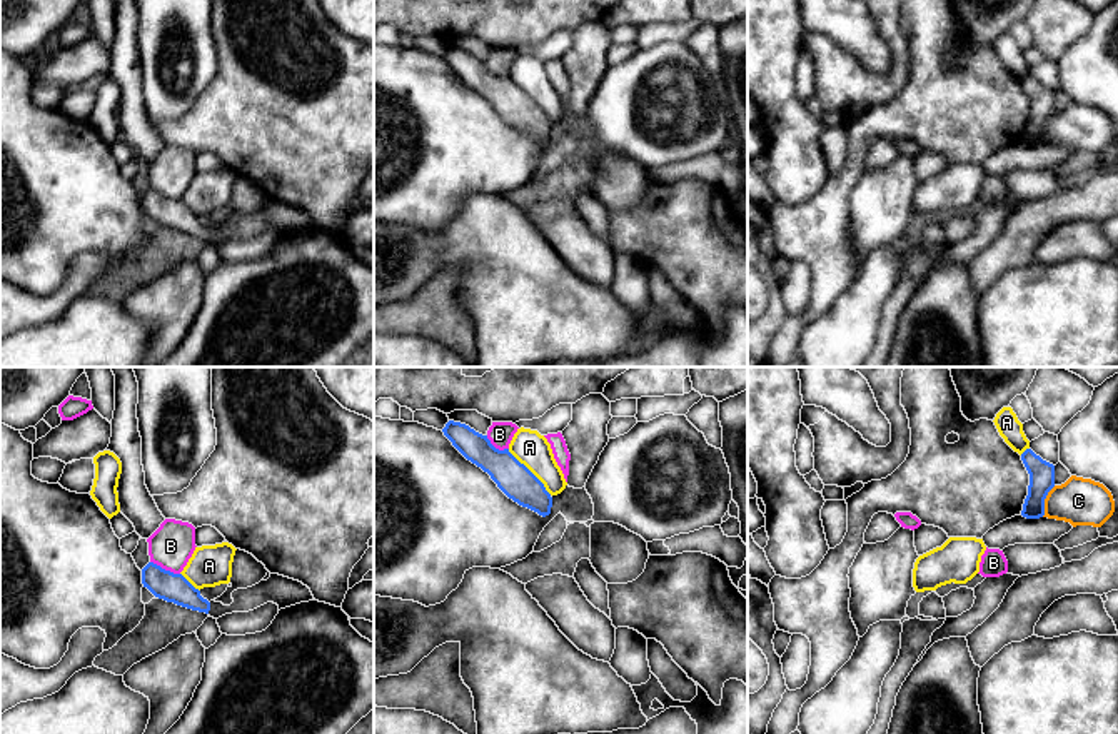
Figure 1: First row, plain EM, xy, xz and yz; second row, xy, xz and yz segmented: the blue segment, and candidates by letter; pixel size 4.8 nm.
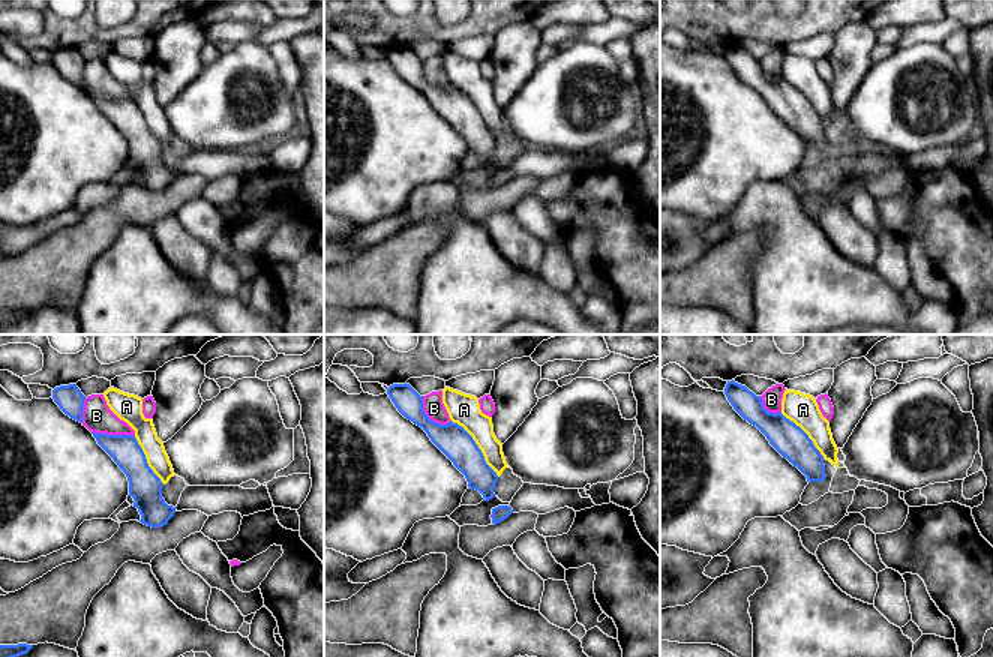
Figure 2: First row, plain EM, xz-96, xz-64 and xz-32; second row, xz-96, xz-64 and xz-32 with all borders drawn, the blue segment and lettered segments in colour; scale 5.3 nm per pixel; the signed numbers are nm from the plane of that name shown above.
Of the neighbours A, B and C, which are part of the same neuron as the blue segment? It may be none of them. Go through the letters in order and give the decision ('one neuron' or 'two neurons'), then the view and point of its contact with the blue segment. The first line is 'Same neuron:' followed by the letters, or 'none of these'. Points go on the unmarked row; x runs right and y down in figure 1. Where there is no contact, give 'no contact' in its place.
Same neuron: none of these
A: two neurons | xz (531, 99)
B: two neurons | xy (164, 196)
C: two neurons | yz (1043, 127)

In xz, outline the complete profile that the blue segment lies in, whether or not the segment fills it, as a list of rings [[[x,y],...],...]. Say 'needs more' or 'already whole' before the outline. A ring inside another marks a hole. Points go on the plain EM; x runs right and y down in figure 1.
already whole | [[[449,47],[442,58],[467,87],[487,98],[509,125],[542,143],[551,140],[551,120],[509,75],[496,75],[487,62],[454,47]]]

